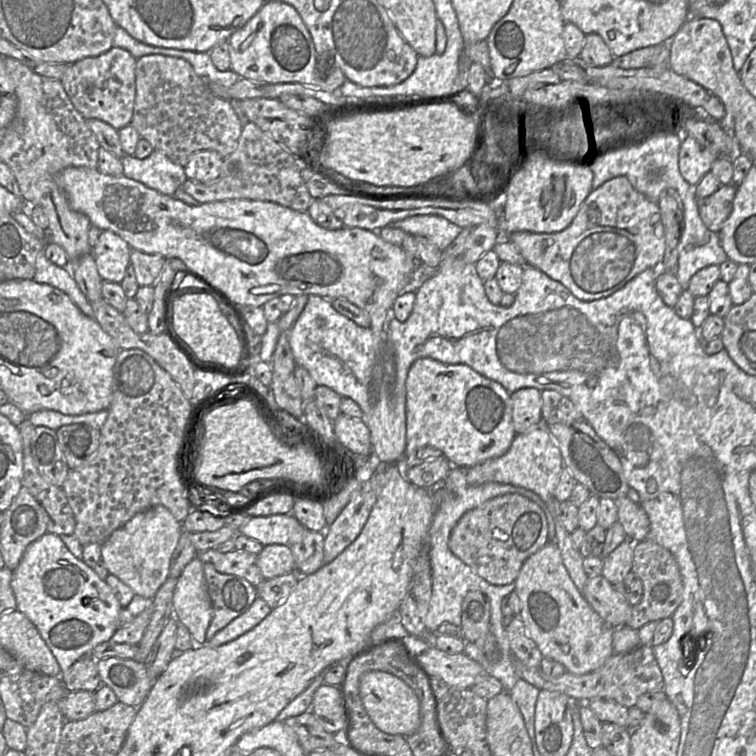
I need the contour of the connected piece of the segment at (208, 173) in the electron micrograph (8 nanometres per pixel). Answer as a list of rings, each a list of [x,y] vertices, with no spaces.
[[[201,150],[194,153],[184,166],[189,180],[206,183],[215,180],[221,173],[224,157],[214,150]]]

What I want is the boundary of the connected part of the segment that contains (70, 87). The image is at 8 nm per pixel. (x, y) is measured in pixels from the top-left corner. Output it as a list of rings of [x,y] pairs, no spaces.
[[[113,46],[98,56],[86,57],[68,66],[60,82],[74,107],[85,119],[98,119],[119,130],[132,120],[136,94],[136,58]]]

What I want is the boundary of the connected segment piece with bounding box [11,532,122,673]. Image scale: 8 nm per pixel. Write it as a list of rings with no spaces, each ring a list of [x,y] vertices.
[[[47,532],[27,546],[19,565],[12,571],[11,588],[16,600],[16,610],[36,626],[57,660],[61,673],[66,673],[82,657],[89,656],[97,645],[109,641],[119,628],[122,606],[110,587],[92,568],[77,559],[56,534]]]

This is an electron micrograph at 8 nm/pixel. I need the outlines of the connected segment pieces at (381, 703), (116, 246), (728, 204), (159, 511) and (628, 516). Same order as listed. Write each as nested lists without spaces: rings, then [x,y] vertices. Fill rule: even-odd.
[[[370,671],[360,680],[360,697],[372,722],[387,734],[409,736],[420,726],[419,699],[400,678],[383,671]]]
[[[103,230],[92,248],[97,271],[103,281],[121,283],[130,265],[131,247],[111,230]]]
[[[721,185],[720,188],[705,198],[697,198],[699,215],[704,225],[713,232],[719,232],[729,217],[737,186]]]
[[[151,507],[112,532],[101,544],[101,560],[109,574],[129,586],[135,595],[152,600],[169,577],[171,557],[182,532],[182,523],[166,507]]]
[[[627,496],[614,501],[618,508],[617,521],[623,526],[628,540],[636,543],[645,540],[650,530],[650,521],[645,510]]]

